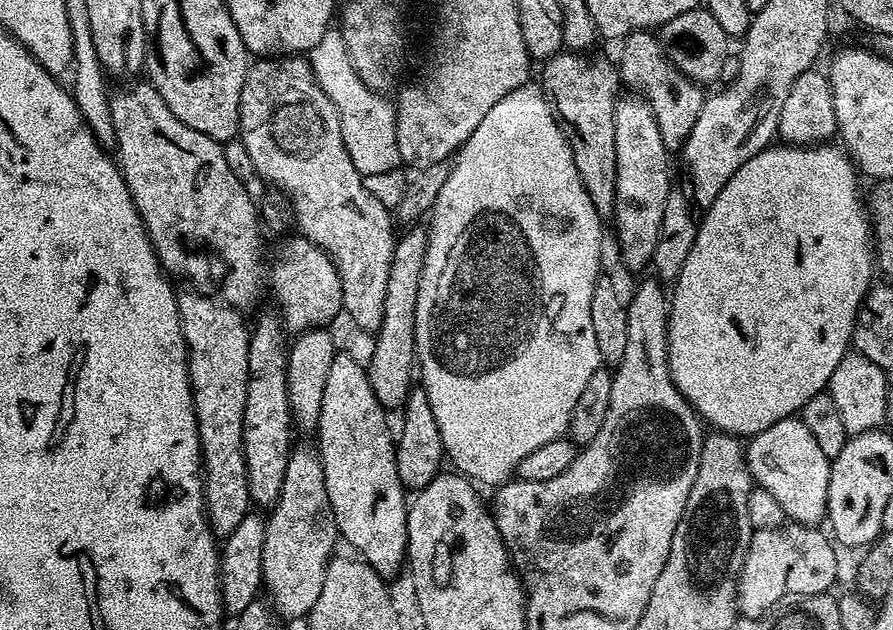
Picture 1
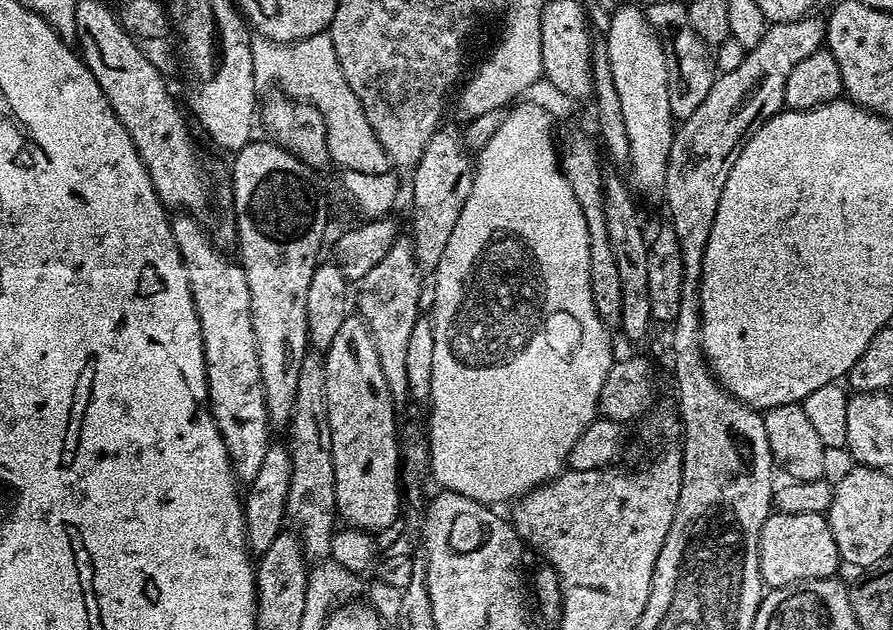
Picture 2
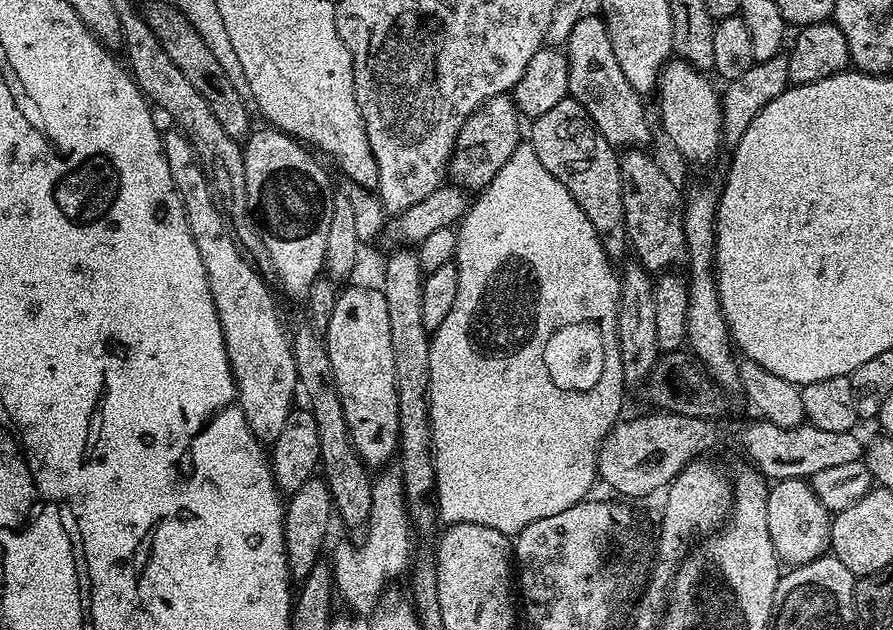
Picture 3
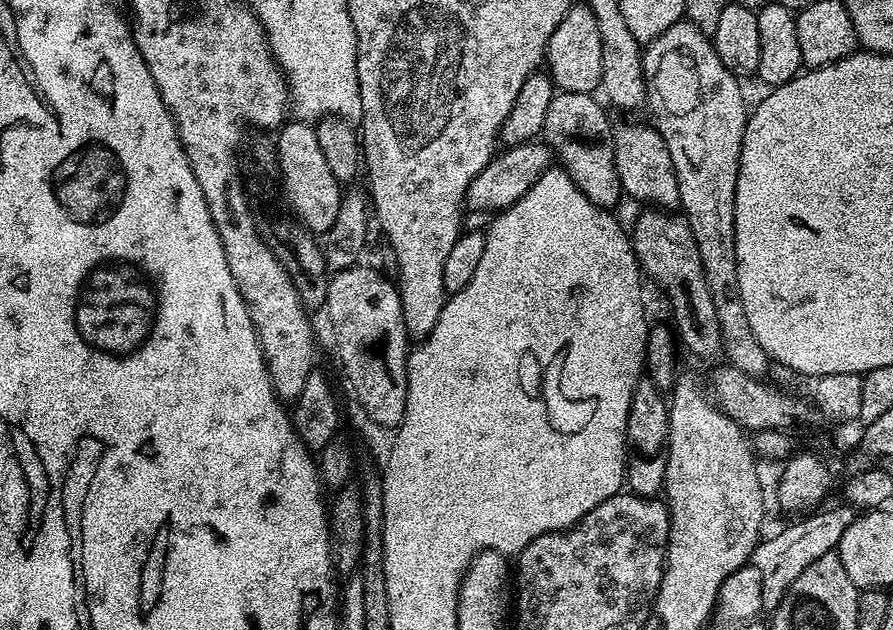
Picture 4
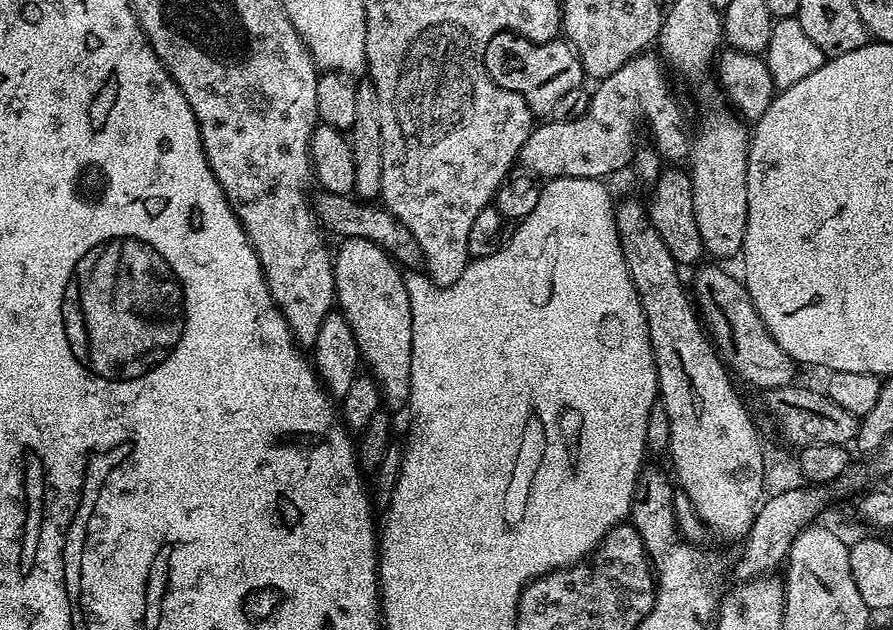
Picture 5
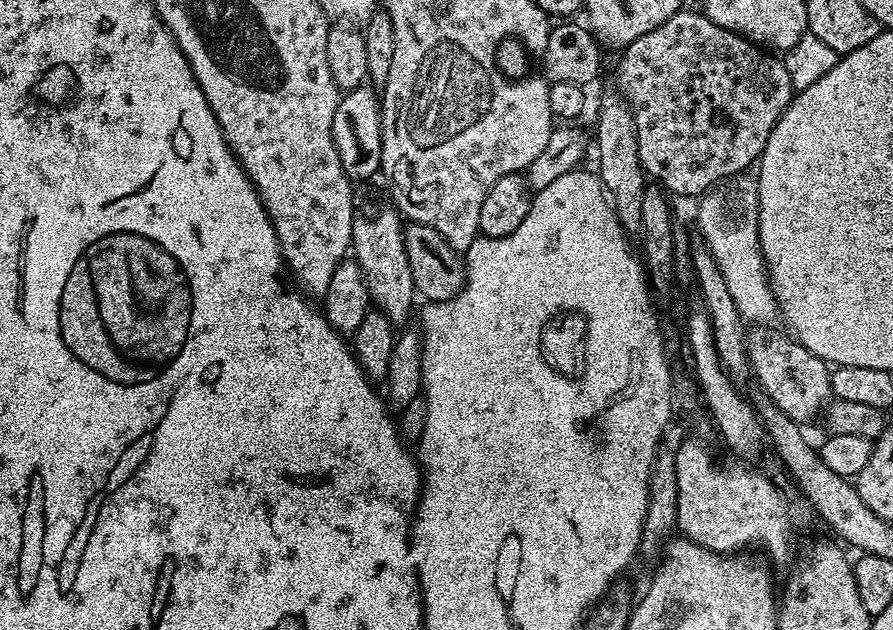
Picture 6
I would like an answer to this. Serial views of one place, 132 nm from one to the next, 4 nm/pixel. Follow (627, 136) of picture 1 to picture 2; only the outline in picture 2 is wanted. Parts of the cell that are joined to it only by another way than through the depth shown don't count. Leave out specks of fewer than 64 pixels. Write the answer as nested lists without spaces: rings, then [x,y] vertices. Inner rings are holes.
[[[628,4],[617,7],[611,13],[612,21],[608,24],[608,61],[610,62],[610,74],[614,78],[614,87],[618,90],[618,98],[622,101],[622,118],[626,121],[626,135],[630,137],[630,158],[628,164],[632,168],[631,183],[641,188],[648,196],[663,197],[664,183],[666,182],[666,162],[670,158],[670,146],[674,121],[670,110],[670,90],[668,89],[668,77],[670,75],[670,61],[665,45],[660,45],[661,37],[653,28],[645,9],[635,8]]]

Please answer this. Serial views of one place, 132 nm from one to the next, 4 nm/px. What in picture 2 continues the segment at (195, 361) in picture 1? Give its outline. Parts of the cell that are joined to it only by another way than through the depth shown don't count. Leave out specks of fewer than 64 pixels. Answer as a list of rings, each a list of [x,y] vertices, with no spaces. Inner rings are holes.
[[[192,214],[173,215],[172,233],[178,252],[182,254],[186,266],[186,278],[190,278],[190,290],[194,298],[194,306],[198,314],[198,322],[202,326],[202,344],[206,358],[206,382],[208,383],[208,404],[212,408],[212,417],[222,434],[222,442],[226,442],[228,457],[232,463],[232,473],[236,475],[241,485],[247,486],[258,475],[262,461],[266,459],[266,450],[270,443],[270,425],[268,411],[264,401],[262,374],[258,366],[258,346],[254,338],[254,322],[250,306],[250,286],[246,282],[244,269],[235,259],[232,260],[221,249],[216,247],[216,241],[199,224]]]

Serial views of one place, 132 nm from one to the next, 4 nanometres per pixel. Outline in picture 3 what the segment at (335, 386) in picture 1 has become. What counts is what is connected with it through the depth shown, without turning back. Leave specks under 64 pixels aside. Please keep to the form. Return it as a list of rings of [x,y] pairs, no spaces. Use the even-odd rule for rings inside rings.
[[[346,287],[336,297],[336,305],[330,314],[330,326],[326,343],[330,366],[334,370],[334,382],[342,410],[346,414],[348,437],[356,447],[364,463],[369,466],[384,464],[395,457],[400,442],[398,430],[398,386],[394,382],[394,346],[390,342],[390,314],[386,310],[386,298],[378,289]]]

